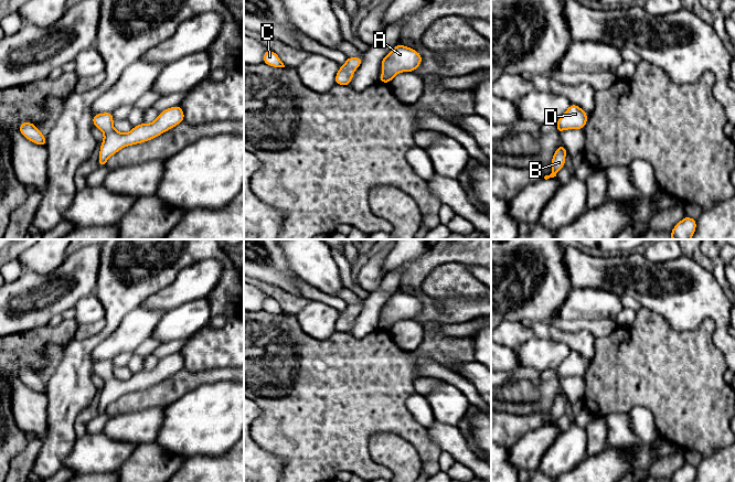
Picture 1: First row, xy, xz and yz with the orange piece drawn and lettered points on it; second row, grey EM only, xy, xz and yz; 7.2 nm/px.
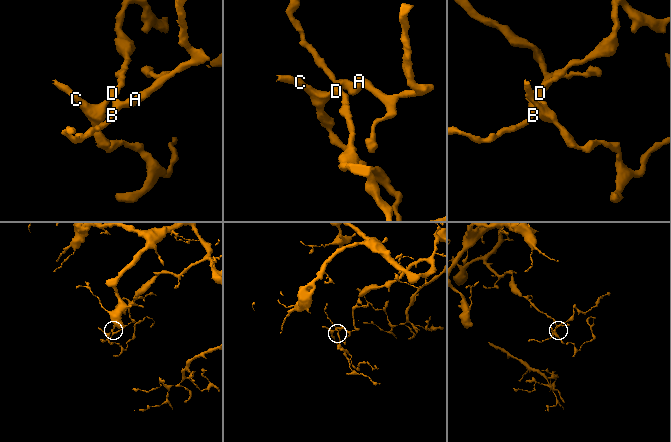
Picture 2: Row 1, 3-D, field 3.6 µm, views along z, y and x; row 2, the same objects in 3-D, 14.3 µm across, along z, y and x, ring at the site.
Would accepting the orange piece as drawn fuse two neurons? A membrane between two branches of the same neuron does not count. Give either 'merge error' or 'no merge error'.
no merge error

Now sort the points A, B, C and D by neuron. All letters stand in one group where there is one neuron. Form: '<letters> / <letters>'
A B C D

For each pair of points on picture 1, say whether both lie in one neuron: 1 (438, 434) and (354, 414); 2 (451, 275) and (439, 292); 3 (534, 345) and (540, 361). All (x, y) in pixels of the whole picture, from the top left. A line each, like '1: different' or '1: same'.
1: different
2: same
3: same

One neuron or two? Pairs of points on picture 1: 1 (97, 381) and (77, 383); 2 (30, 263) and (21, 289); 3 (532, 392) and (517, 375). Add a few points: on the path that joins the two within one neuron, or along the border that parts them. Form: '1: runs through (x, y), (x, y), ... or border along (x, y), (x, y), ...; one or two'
1: border along (92, 371), (91, 382), (97, 389); two
2: border along (54, 270), (48, 274), (23, 272); two
3: border along (504, 383), (530, 379), (536, 386); two

